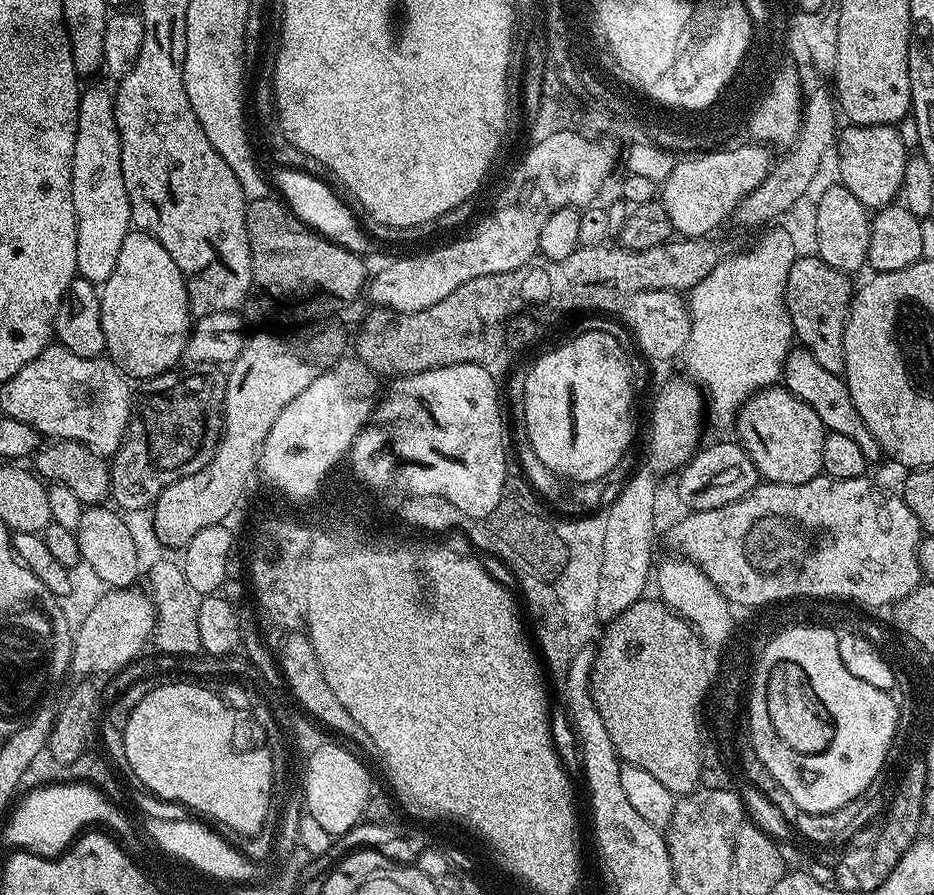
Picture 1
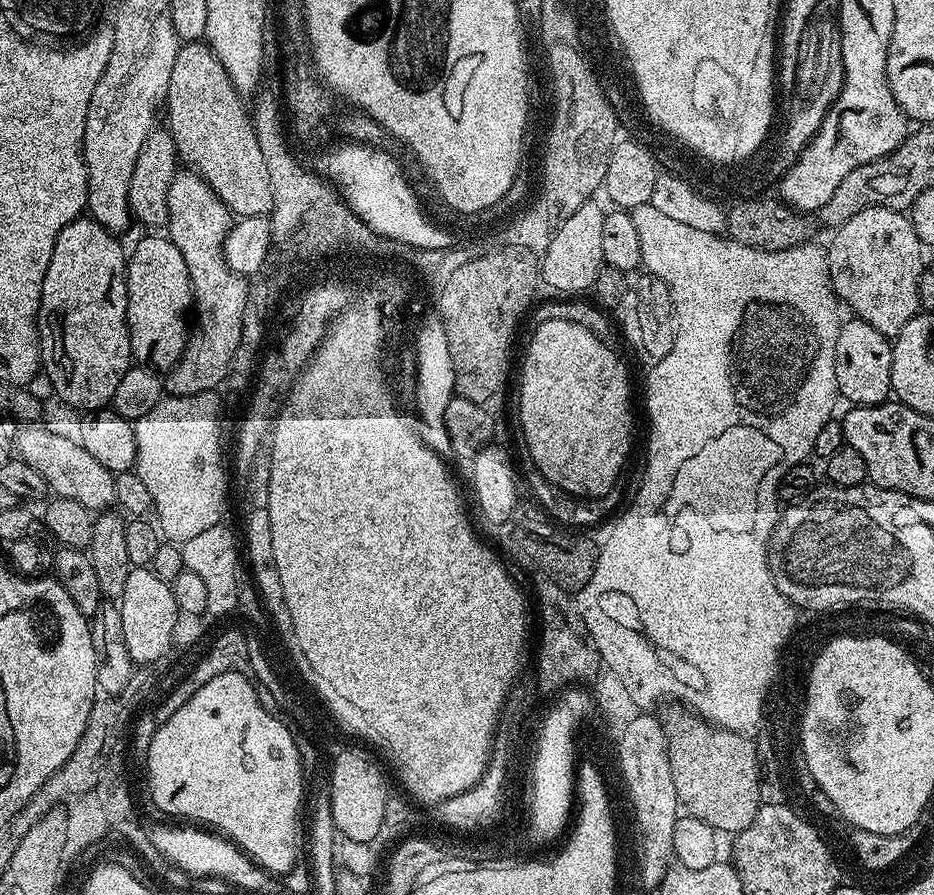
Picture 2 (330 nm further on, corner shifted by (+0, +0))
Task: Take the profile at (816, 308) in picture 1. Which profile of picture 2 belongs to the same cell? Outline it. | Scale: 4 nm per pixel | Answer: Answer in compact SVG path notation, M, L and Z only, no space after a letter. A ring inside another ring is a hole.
M855 318L845 319L838 330L834 362L840 396L848 399L849 405L883 404L892 396L892 340L874 326Z

